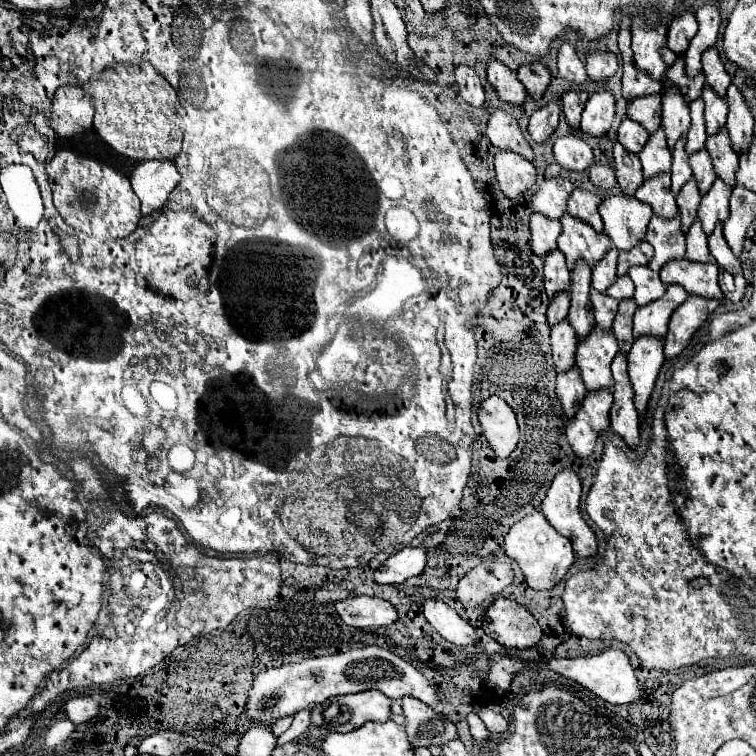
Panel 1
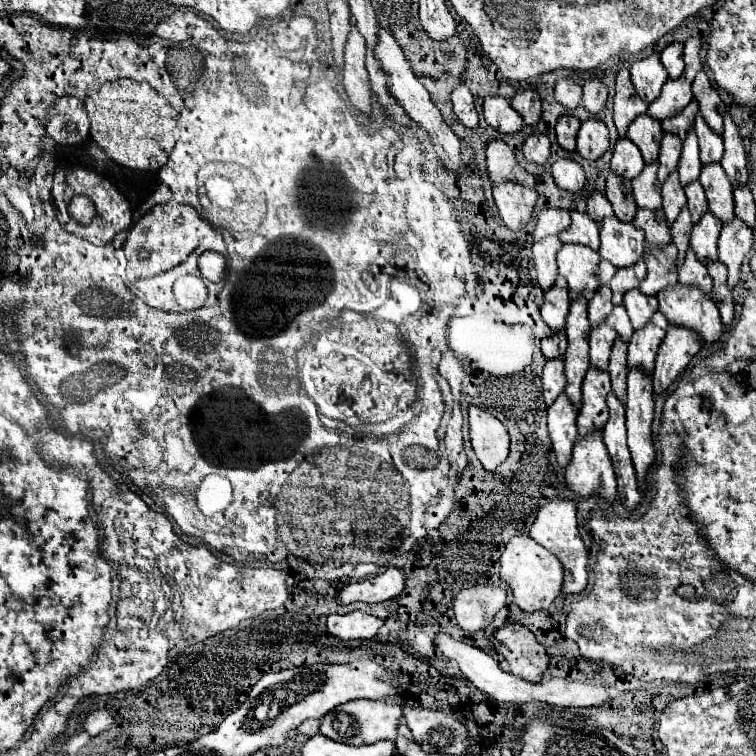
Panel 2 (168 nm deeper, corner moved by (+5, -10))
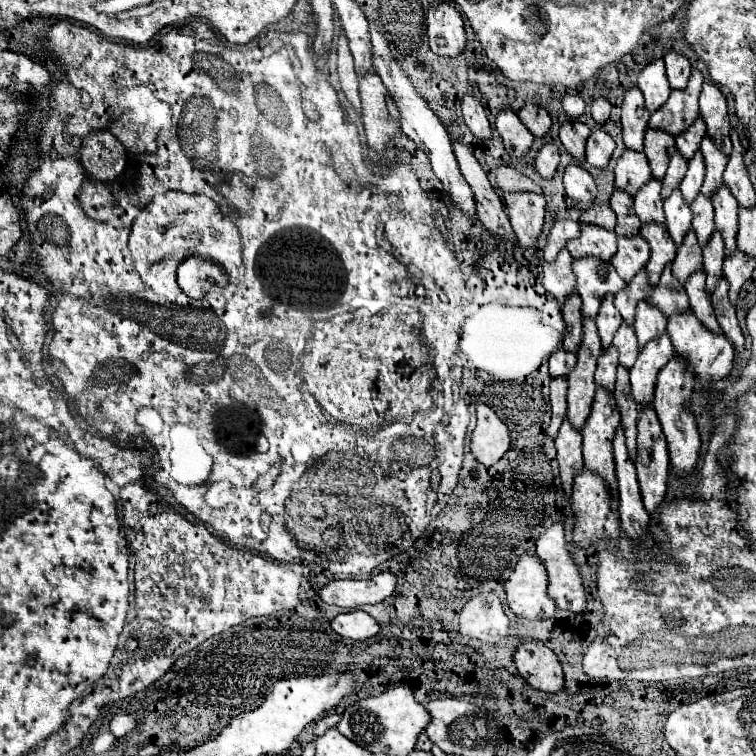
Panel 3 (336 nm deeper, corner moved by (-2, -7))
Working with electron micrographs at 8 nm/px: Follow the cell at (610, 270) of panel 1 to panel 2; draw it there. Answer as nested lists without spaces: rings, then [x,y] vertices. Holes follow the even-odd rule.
[[[601,288],[593,300],[589,302],[589,322],[591,326],[599,326],[599,322],[605,322],[607,314],[611,314],[613,304],[611,304],[611,290],[609,288]]]

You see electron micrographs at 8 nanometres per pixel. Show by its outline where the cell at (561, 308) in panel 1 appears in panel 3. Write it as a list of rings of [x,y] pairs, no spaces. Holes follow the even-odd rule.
[[[558,349],[556,353],[550,355],[550,375],[558,377],[558,375],[568,375],[572,371],[576,363],[576,353],[574,351],[566,351],[566,349]]]

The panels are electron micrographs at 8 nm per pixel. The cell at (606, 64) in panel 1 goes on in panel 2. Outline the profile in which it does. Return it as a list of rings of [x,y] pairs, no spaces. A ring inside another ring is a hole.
[[[599,78],[585,80],[581,104],[587,108],[587,112],[589,114],[599,114],[605,108],[605,102],[607,102],[607,86],[605,86],[605,82],[599,80]]]

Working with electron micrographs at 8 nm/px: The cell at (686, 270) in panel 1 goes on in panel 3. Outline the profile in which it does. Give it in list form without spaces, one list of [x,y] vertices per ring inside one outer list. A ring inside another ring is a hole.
[[[694,311],[670,315],[666,329],[670,333],[672,345],[678,351],[678,355],[684,353],[690,359],[690,367],[694,367],[694,373],[698,375],[698,379],[722,379],[722,377],[730,375],[732,361],[736,355],[732,341],[724,333],[714,333],[708,327],[704,327],[698,321],[698,317],[694,315]]]

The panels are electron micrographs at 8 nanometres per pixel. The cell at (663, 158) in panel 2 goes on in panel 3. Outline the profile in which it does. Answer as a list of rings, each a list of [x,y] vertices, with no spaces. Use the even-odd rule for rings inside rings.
[[[676,151],[670,159],[670,165],[668,165],[668,171],[662,179],[662,199],[666,199],[674,187],[680,185],[680,181],[684,179],[686,175],[686,169],[688,169],[688,161],[680,155],[680,151]]]

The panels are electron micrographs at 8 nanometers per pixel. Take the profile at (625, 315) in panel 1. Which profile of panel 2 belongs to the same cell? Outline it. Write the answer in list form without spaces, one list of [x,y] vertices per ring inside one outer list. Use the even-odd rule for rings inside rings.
[[[617,338],[613,344],[613,352],[609,358],[609,376],[613,382],[613,394],[619,398],[619,402],[623,402],[625,406],[625,390],[627,390],[627,344]]]

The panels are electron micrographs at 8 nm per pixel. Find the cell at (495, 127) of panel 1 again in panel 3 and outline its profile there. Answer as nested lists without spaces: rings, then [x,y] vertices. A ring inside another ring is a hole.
[[[500,163],[498,171],[496,171],[496,183],[502,191],[512,193],[512,191],[532,191],[532,193],[542,193],[542,187],[536,185],[532,179],[524,177],[522,173],[518,173],[514,167]]]

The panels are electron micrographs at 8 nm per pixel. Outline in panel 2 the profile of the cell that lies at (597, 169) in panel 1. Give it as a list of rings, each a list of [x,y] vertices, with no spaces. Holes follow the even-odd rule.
[[[591,192],[589,200],[587,200],[587,216],[593,218],[595,222],[601,222],[607,216],[613,216],[613,208],[609,204],[609,200],[599,194],[599,192]]]

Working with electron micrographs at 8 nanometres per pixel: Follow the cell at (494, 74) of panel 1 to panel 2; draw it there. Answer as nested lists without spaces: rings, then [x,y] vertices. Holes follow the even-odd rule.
[[[487,96],[483,104],[483,116],[491,128],[499,134],[517,134],[523,128],[523,118],[515,114],[509,100],[499,96]]]

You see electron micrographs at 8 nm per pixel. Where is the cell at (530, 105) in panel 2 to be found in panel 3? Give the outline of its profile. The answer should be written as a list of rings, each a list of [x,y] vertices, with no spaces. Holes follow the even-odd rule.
[[[524,105],[520,111],[518,111],[518,117],[522,119],[522,123],[526,123],[526,127],[536,135],[536,137],[542,137],[548,133],[550,129],[550,115],[544,107],[538,107],[538,105]]]

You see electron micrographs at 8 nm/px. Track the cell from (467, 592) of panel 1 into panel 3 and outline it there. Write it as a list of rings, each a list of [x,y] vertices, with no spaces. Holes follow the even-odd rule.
[[[494,591],[478,593],[464,605],[460,633],[484,643],[496,643],[508,633],[508,617]]]

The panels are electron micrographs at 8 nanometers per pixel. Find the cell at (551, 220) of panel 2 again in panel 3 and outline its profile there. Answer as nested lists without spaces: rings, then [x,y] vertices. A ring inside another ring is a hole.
[[[572,219],[554,221],[554,225],[550,229],[550,235],[548,235],[548,241],[546,241],[546,247],[544,247],[544,259],[546,261],[554,261],[554,255],[558,255],[558,251],[570,239],[578,237],[578,229],[580,229],[578,221],[572,221]]]

